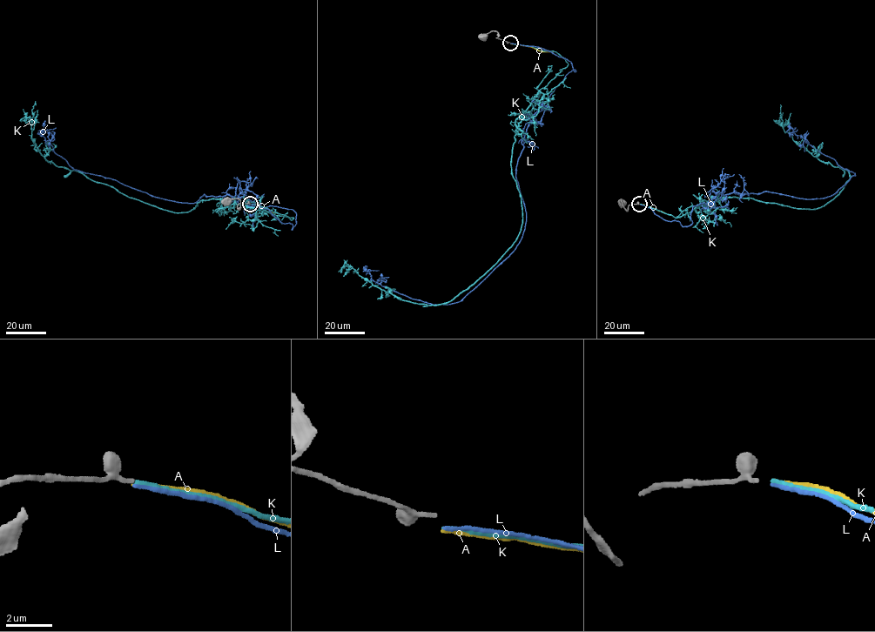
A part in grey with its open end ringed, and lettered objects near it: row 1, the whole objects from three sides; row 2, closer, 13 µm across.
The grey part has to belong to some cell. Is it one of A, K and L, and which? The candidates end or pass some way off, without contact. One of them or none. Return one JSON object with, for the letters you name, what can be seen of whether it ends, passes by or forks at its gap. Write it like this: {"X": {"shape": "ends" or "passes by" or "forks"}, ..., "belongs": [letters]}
{"K": {"shape": "ends"}, "belongs": ["K"]}

